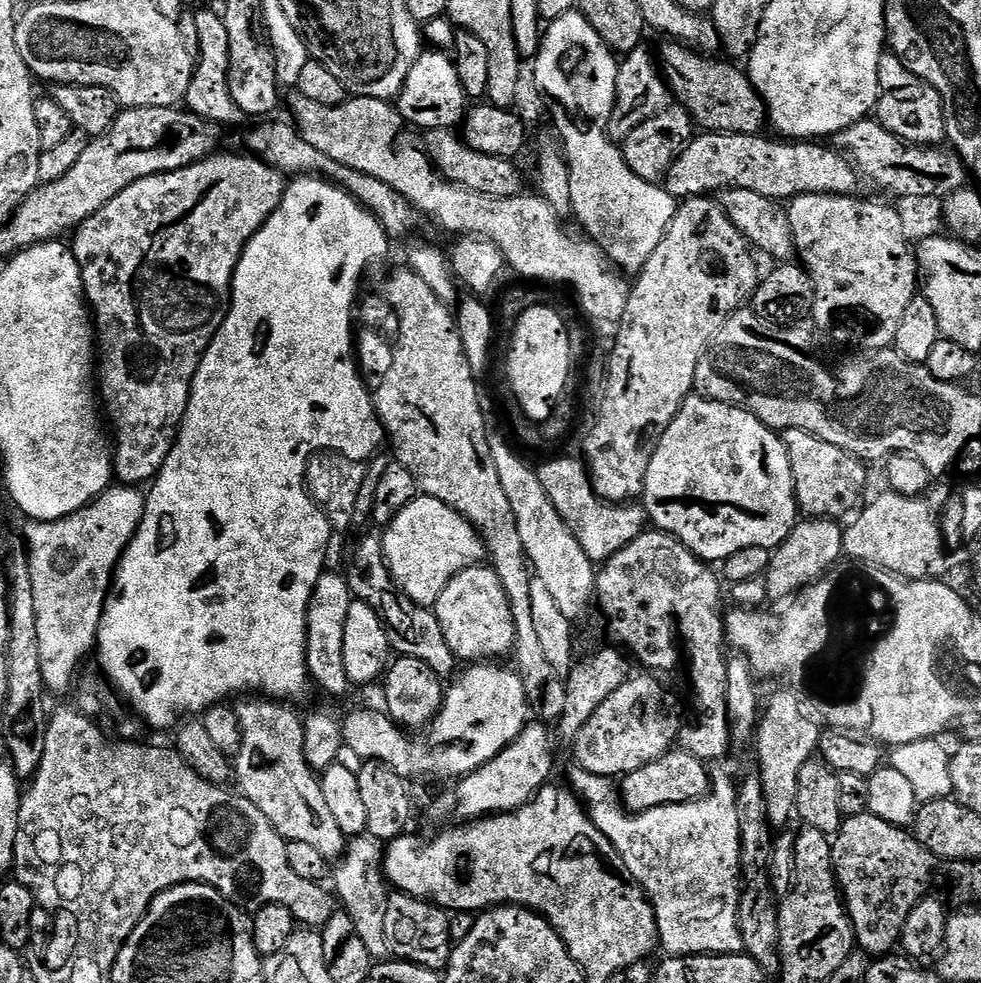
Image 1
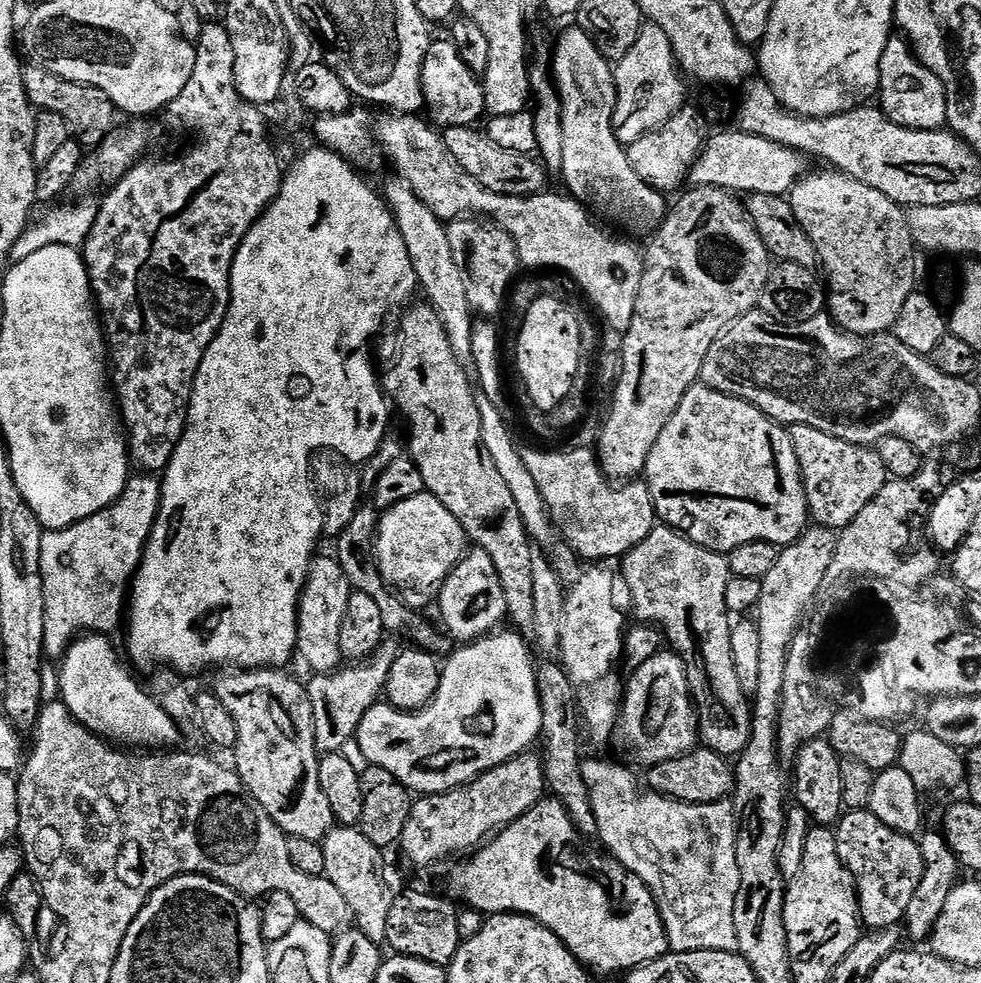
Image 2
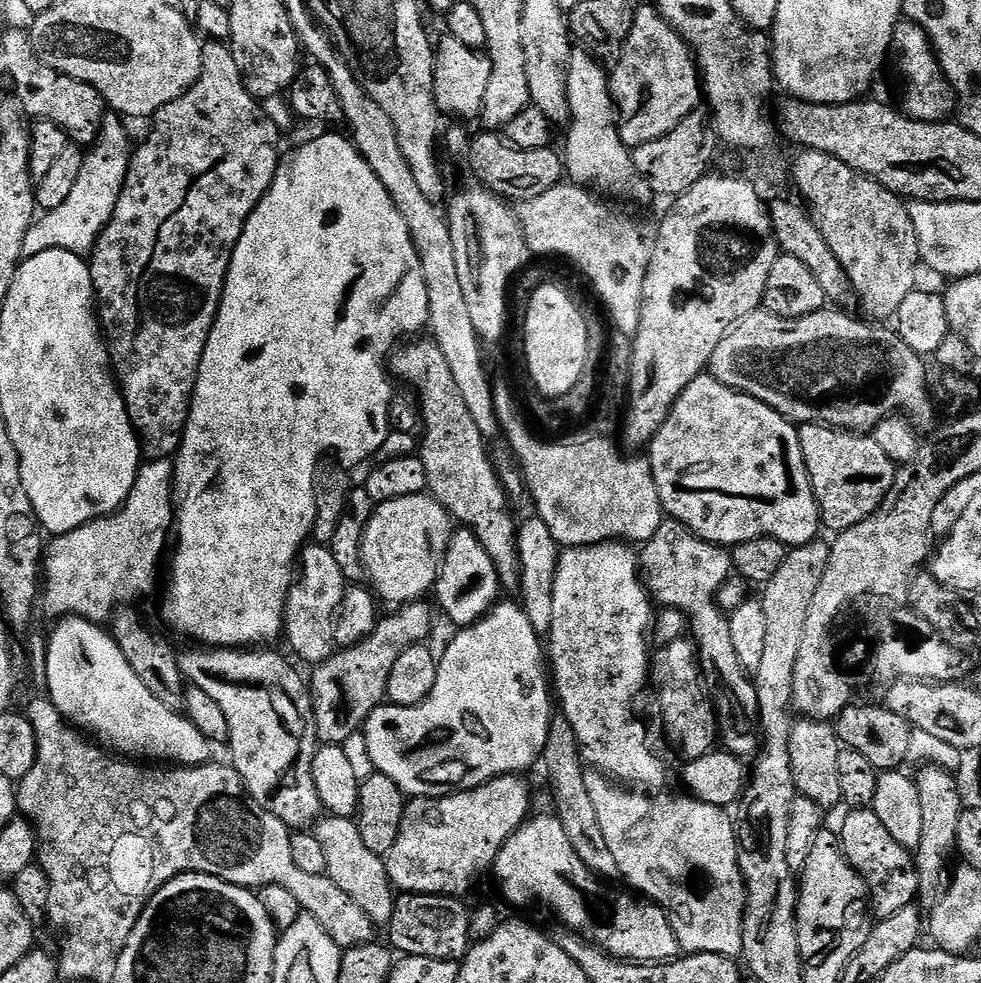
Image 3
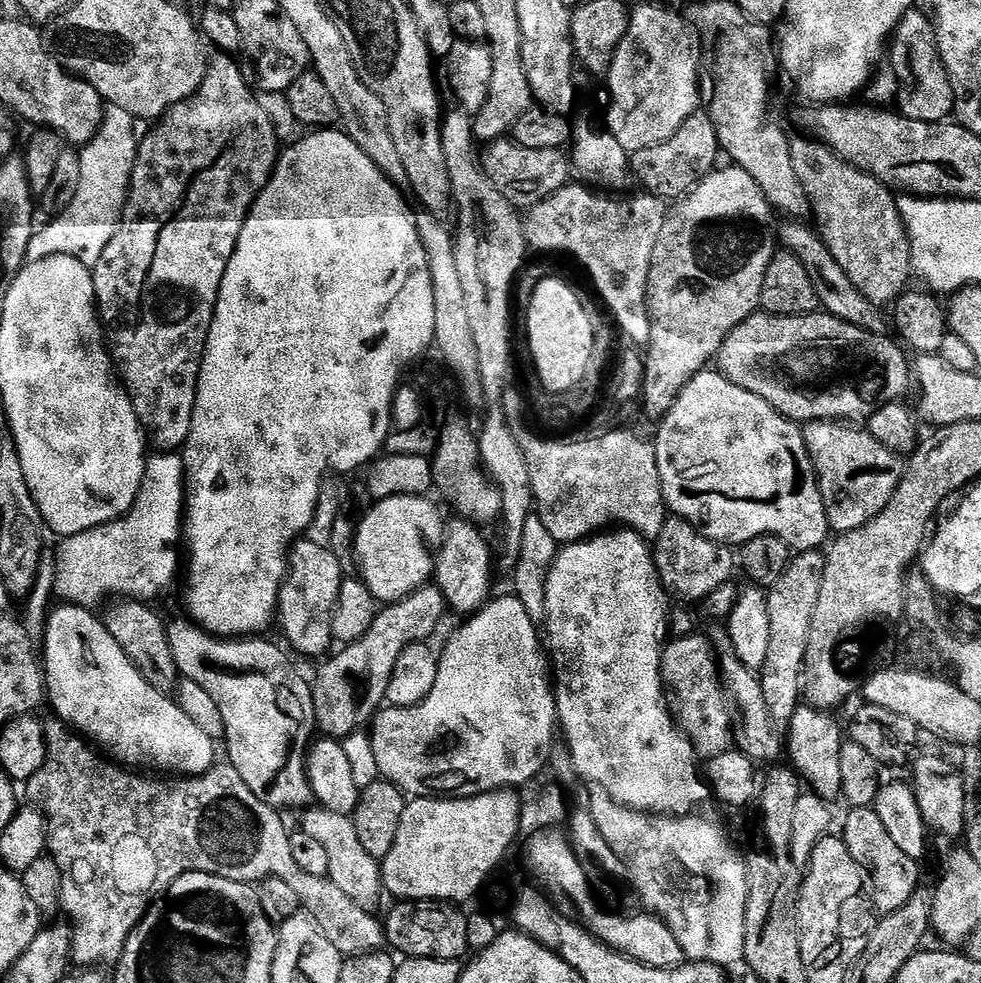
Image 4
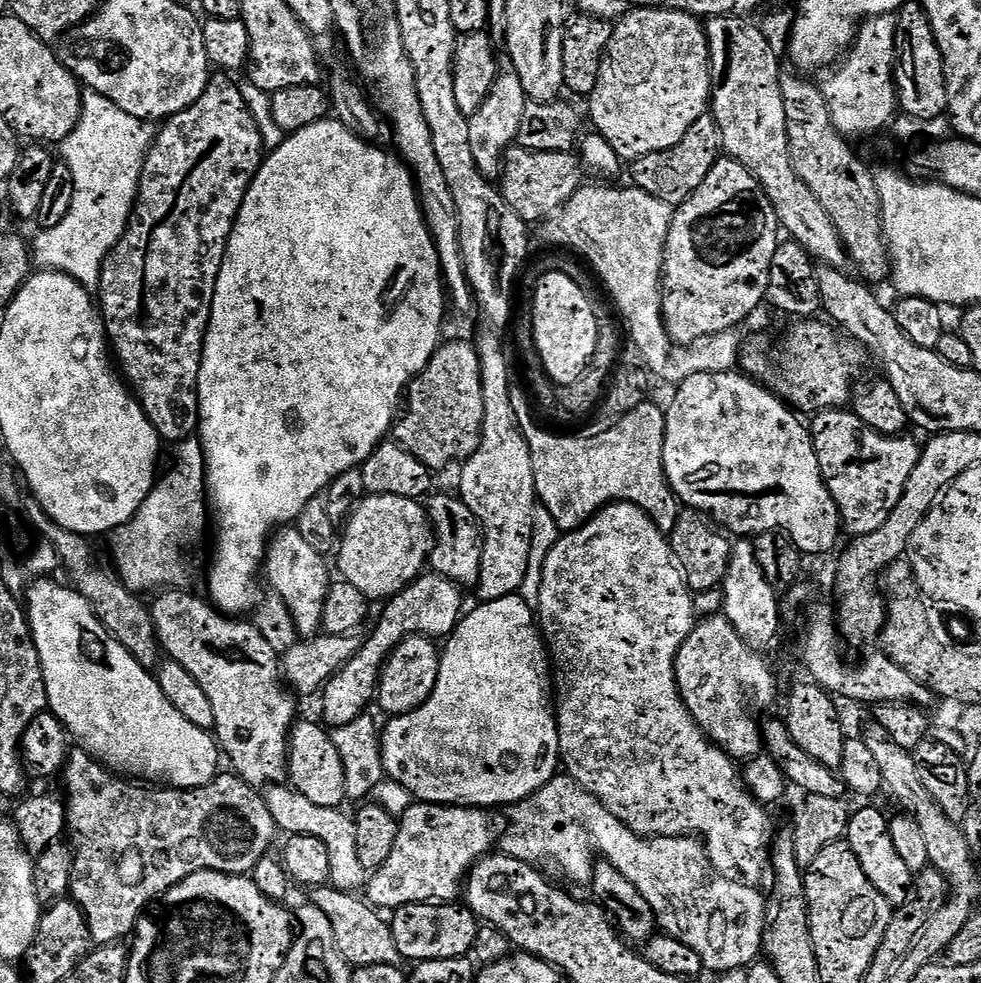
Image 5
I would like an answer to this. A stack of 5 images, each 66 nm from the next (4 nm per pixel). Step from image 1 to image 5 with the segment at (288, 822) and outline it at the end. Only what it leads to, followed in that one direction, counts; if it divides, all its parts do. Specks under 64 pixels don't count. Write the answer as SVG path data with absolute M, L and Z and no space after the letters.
M164 590L156 601L151 601L150 611L156 627L156 637L160 639L161 649L167 659L178 662L202 686L202 694L210 698L214 706L214 735L221 753L232 763L231 771L250 787L257 790L269 786L280 786L288 780L288 737L292 735L297 723L297 697L290 691L282 679L282 660L276 649L262 638L255 623L239 624L236 618L222 615L207 599L199 600L196 596L184 592L188 590Z

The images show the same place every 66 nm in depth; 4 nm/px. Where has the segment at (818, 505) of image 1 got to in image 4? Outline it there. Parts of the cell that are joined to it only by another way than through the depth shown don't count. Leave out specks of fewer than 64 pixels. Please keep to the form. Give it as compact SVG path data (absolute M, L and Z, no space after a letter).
M814 420L803 425L804 445L808 456L812 459L812 468L816 471L816 480L820 483L820 493L826 506L826 518L829 529L839 534L858 530L858 526L866 526L870 518L882 514L886 510L886 502L894 498L894 490L898 490L902 460L897 453L890 451L882 442L878 442L863 427L853 426L848 422L835 420Z

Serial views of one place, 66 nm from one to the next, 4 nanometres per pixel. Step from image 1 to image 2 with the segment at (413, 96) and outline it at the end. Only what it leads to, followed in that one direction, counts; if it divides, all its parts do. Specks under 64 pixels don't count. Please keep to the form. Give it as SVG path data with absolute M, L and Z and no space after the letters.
M433 39L428 46L428 53L420 75L424 91L423 107L428 108L427 119L437 129L443 130L454 126L472 126L479 116L485 115L484 85L481 77L472 72L466 62L462 62L462 54L453 46L451 39Z

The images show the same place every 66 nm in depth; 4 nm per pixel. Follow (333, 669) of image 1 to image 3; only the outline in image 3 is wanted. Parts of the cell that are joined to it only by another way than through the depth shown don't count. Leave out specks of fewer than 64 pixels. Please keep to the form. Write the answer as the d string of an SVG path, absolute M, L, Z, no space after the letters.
M305 545L298 558L297 576L288 588L284 604L284 636L293 652L308 666L326 661L335 651L334 621L340 608L348 581L335 561L332 551L325 545Z

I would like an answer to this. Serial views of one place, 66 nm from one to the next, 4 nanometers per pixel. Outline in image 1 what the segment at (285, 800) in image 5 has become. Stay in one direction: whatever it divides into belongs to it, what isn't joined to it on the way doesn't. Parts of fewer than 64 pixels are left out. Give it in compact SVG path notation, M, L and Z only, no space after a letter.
M367 834L353 836L347 841L344 854L334 868L334 895L343 911L350 914L350 919L358 929L358 938L362 938L366 950L370 950L374 958L387 957L390 952L386 938L386 906L390 885L384 874L384 849L385 845L378 838Z

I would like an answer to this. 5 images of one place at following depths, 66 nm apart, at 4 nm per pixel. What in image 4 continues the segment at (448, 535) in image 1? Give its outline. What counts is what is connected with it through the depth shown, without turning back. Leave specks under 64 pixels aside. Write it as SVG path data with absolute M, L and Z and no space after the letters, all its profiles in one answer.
M395 496L385 500L377 500L372 509L361 518L360 524L354 528L354 556L356 564L360 567L359 579L370 590L370 594L381 605L393 604L406 598L414 590L425 587L434 576L434 548L428 545L428 536L424 532L439 529L440 516L431 504L428 496Z

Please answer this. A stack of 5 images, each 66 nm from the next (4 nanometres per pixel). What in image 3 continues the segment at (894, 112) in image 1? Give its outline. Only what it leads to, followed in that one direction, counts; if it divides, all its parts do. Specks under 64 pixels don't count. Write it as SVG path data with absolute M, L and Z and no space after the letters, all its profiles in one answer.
M907 18L901 19L892 35L890 56L890 68L892 64L896 80L900 83L899 111L910 120L921 120L927 124L947 121L951 117L948 115L954 112L954 93L922 26Z

